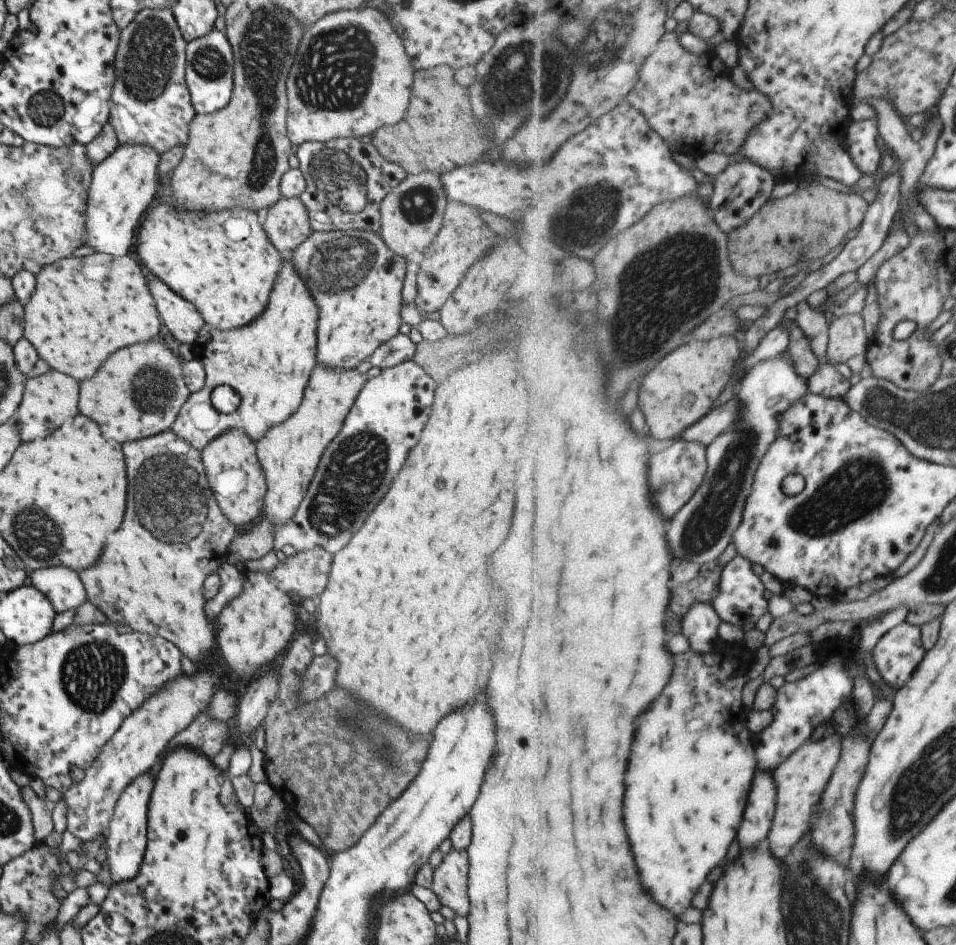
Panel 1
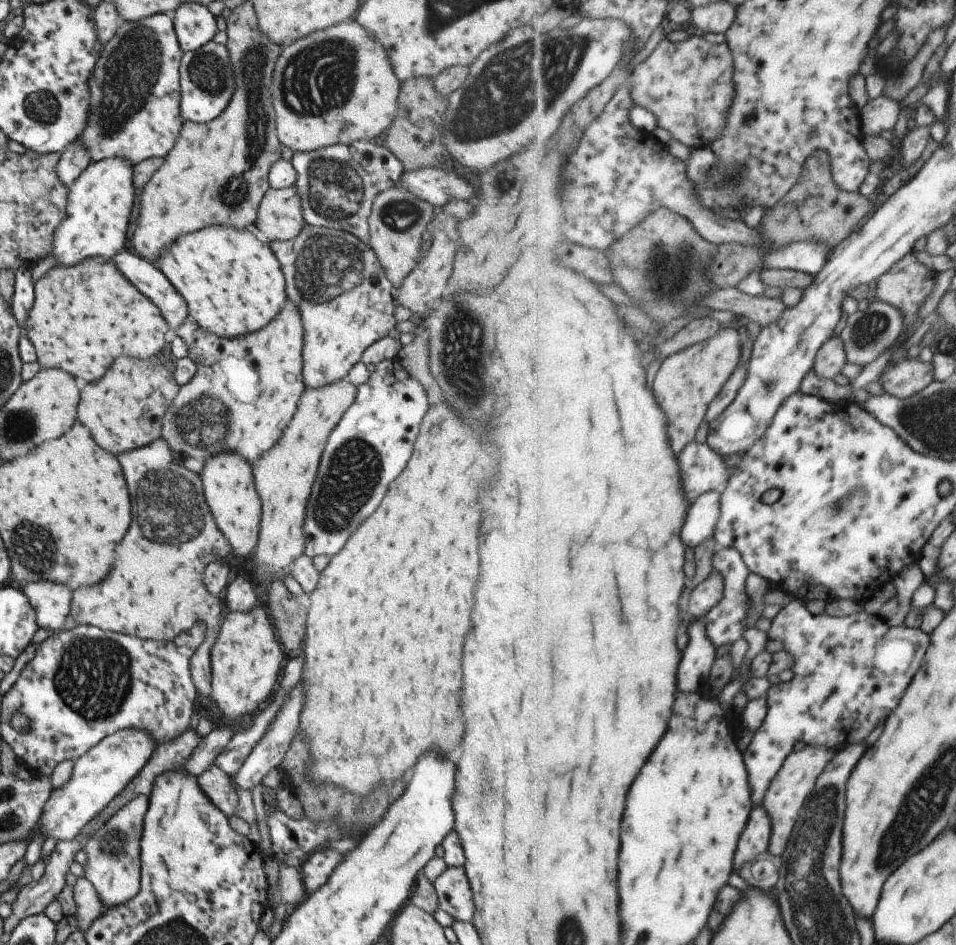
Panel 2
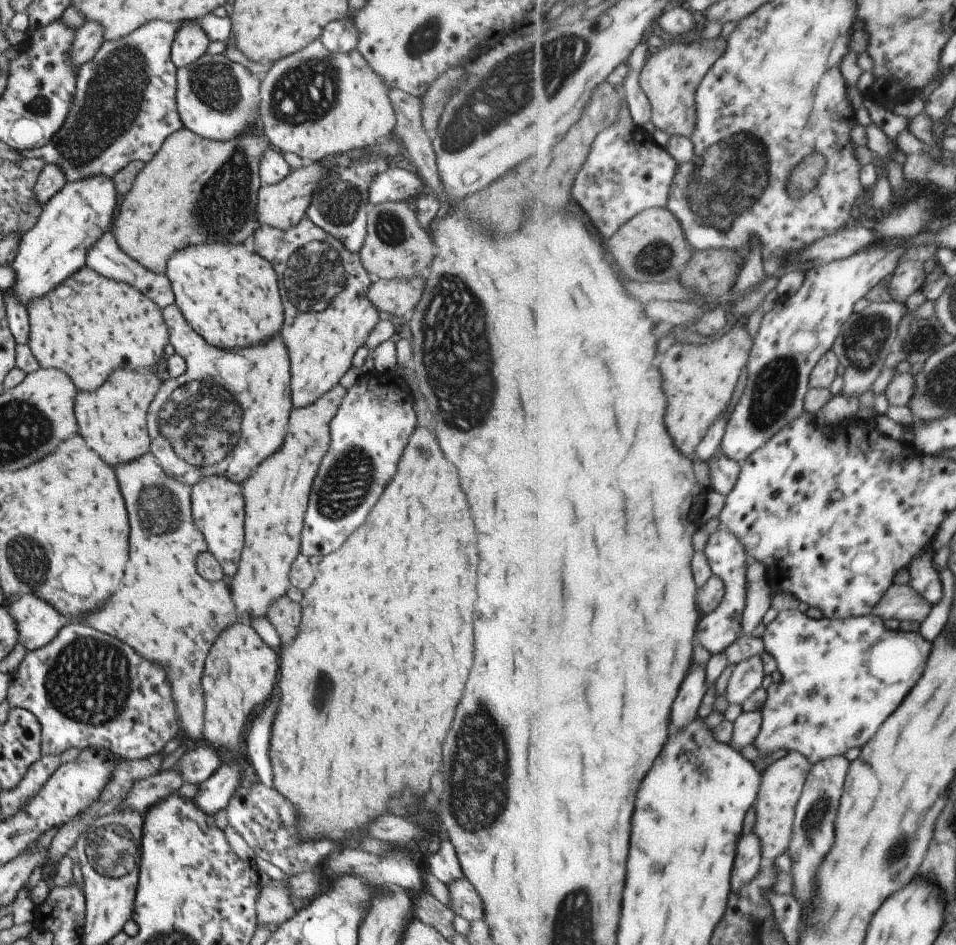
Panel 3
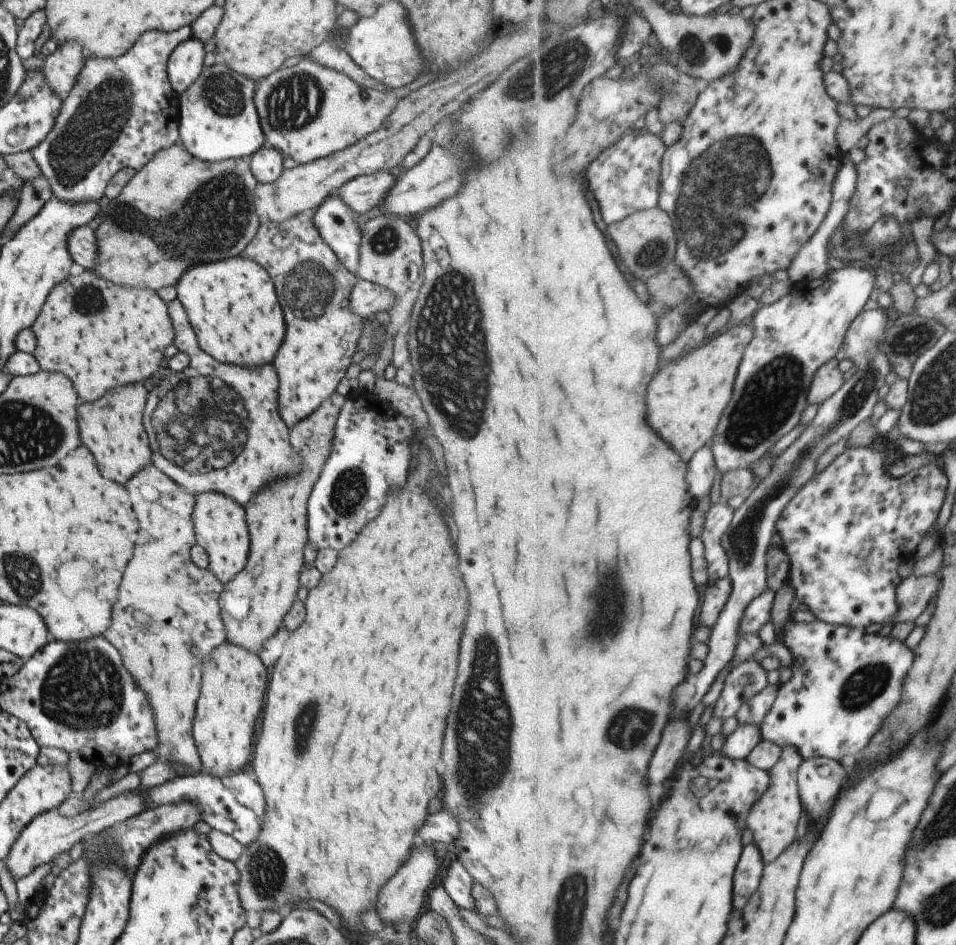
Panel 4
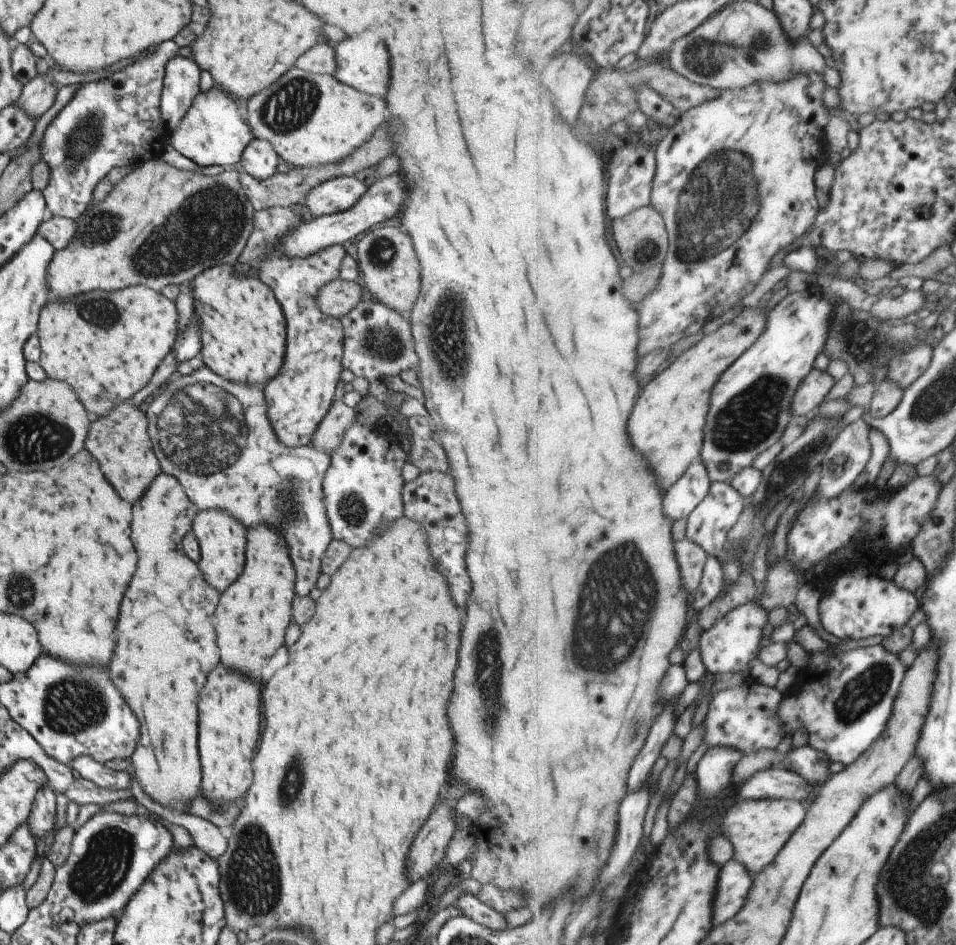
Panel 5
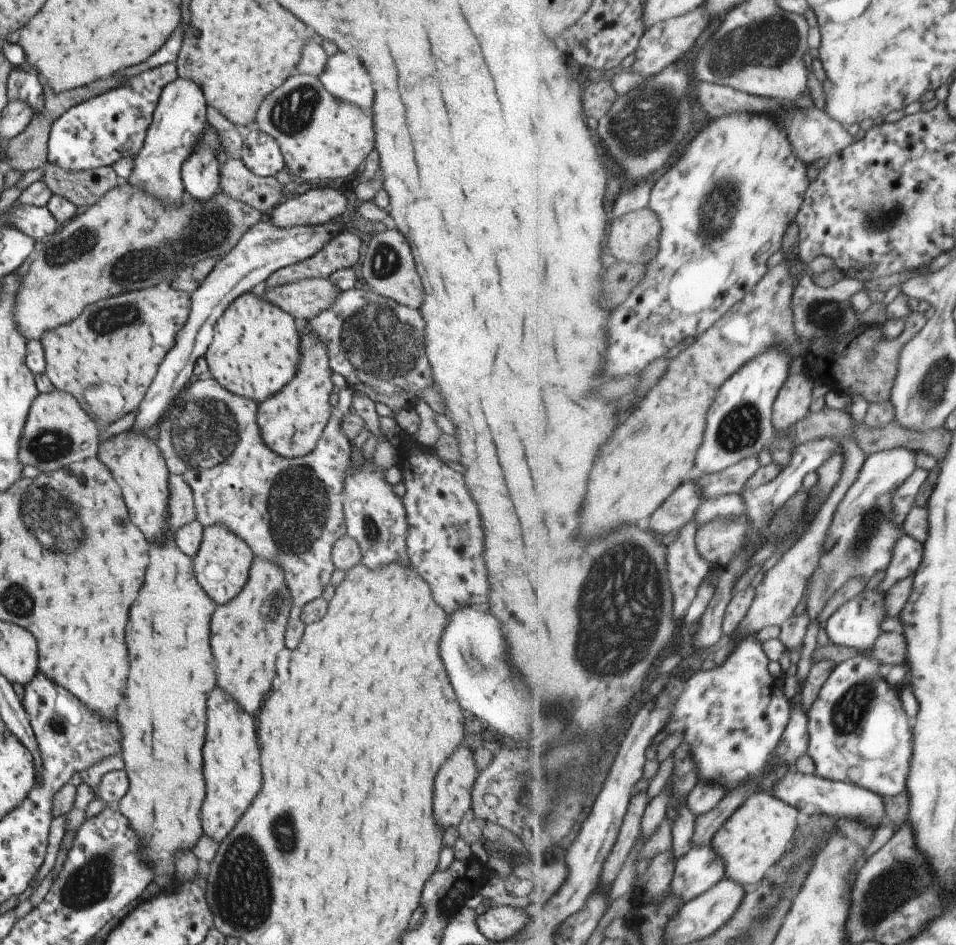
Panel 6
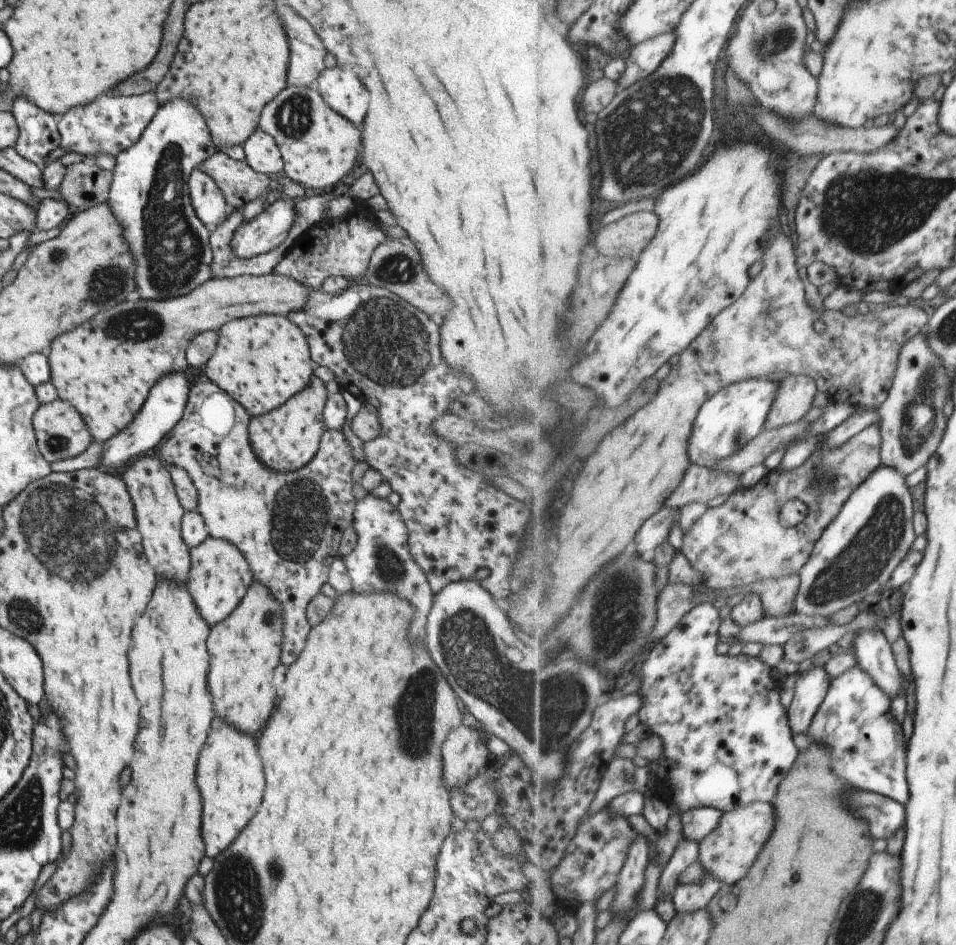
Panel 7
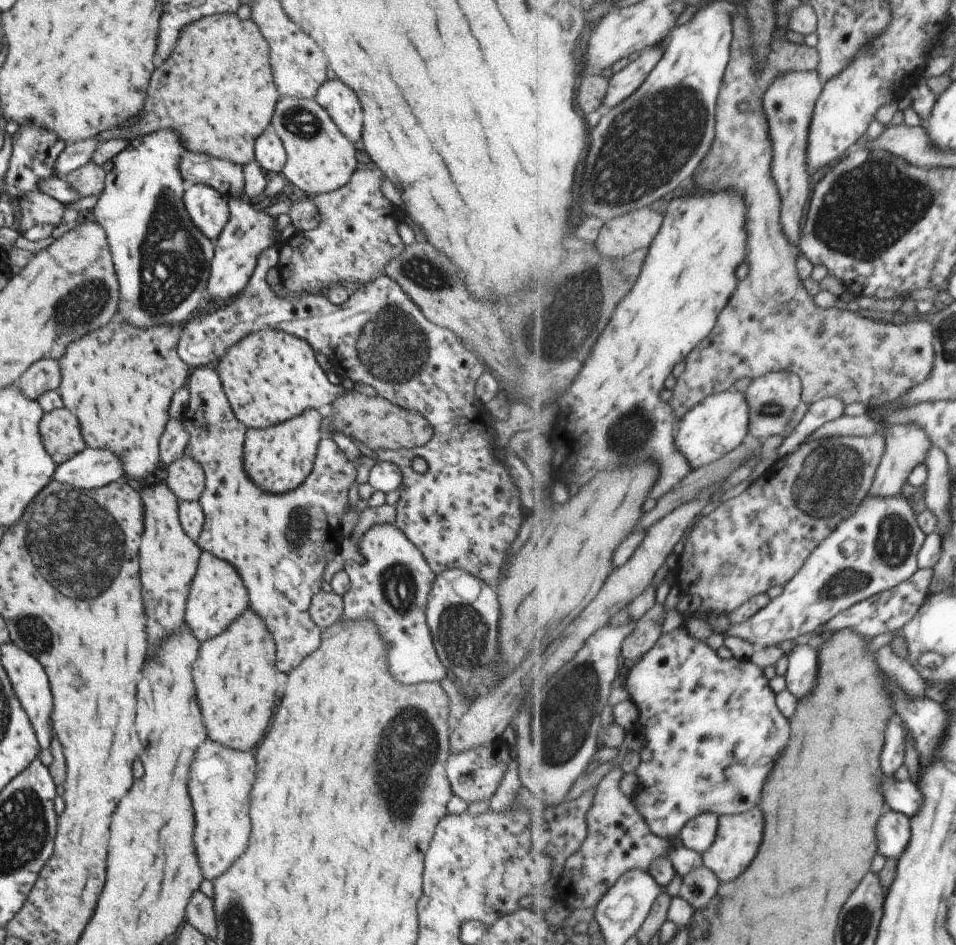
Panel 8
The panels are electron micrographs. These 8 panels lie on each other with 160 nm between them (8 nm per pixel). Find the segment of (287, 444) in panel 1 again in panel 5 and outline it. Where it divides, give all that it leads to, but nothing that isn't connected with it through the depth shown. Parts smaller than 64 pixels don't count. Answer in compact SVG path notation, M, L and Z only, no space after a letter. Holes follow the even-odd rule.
M333 400L325 416L313 430L308 445L318 451L330 453L338 444L345 429L355 418L354 409L347 407L342 401ZM251 525L245 528L246 543L244 550L244 565L239 576L220 592L217 608L215 608L215 634L217 634L217 648L219 648L219 662L227 668L239 670L251 678L263 683L261 676L265 662L273 652L283 644L285 628L290 623L292 615L292 598L294 591L294 570L288 555L288 546L284 538L276 533L271 525Z

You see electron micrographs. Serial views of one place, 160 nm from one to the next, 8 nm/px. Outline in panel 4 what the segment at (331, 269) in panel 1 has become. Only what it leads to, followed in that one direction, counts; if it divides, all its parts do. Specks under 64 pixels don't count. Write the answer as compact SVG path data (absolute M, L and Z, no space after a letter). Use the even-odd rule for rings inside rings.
M311 212L296 214L280 223L260 219L253 238L247 243L240 255L255 261L267 271L273 281L278 305L284 316L284 337L275 353L272 365L278 376L277 408L281 420L287 428L295 426L308 417L344 378L347 367L351 364L351 355L356 352L356 344L362 331L363 318L350 313L348 298L350 290L359 278L350 273L335 253L320 237L312 225Z

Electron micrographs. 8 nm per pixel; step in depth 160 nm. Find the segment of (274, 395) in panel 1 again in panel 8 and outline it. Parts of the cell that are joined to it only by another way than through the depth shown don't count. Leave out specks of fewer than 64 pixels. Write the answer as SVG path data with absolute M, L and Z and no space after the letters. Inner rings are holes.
M198 367L188 375L185 387L188 389L188 403L184 410L181 422L185 432L187 432L188 440L183 451L183 456L189 457L192 461L197 463L204 474L204 487L201 496L198 498L199 506L202 508L204 514L204 523L198 539L195 541L197 546L203 551L214 554L215 557L220 558L222 561L228 562L237 571L241 577L245 590L247 591L248 607L257 613L262 621L265 623L266 629L271 633L275 645L275 668L279 672L288 673L293 670L308 654L311 654L320 643L320 628L313 624L313 621L308 615L308 606L311 597L320 590L321 574L326 564L339 552L340 539L339 536L339 519L347 510L349 504L347 503L347 490L349 485L355 478L354 464L339 450L339 447L333 442L333 439L327 433L321 433L320 439L316 448L314 461L312 464L311 472L303 479L303 482L294 489L288 490L281 494L267 493L254 485L246 476L244 466L242 465L242 446L244 443L244 434L246 433L246 426L239 422L232 413L229 401L221 388L217 373L215 370L207 367Z

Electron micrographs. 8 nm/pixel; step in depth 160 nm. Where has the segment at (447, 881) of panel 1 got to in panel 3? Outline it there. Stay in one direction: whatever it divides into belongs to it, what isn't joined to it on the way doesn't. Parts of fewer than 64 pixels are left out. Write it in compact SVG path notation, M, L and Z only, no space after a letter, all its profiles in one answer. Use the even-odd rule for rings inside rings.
M465 877L451 881L446 889L448 890L448 907L454 914L467 921L482 918L481 900L477 896L477 891Z

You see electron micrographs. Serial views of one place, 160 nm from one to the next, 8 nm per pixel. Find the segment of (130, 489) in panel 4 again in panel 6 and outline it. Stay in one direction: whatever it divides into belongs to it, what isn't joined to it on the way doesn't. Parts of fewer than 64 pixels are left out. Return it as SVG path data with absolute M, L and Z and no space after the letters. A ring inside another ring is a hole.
M174 474L168 476L166 518L170 535L149 544L145 582L141 584L141 590L137 590L133 606L129 606L129 618L125 626L129 672L125 678L125 698L117 708L117 722L121 722L123 730L121 758L125 762L129 790L115 808L127 818L129 826L141 838L141 856L151 862L155 874L159 876L157 880L163 880L161 876L173 874L171 852L191 848L191 844L201 834L199 806L203 802L201 746L205 738L205 694L215 684L215 662L209 650L209 618L216 604L205 596L205 592L195 582L192 560L174 543L176 530L196 518L191 489L181 476Z

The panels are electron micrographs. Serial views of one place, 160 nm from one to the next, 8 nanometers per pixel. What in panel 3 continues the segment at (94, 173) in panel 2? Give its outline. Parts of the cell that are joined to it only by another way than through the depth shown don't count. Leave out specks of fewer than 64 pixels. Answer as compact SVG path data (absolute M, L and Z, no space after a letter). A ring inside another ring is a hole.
M101 175L66 182L53 196L50 196L43 204L37 222L20 238L17 254L9 266L15 273L14 283L9 288L14 292L14 297L26 306L29 300L47 294L77 269L85 266L87 251L100 240L105 231L110 230L118 202L112 178Z

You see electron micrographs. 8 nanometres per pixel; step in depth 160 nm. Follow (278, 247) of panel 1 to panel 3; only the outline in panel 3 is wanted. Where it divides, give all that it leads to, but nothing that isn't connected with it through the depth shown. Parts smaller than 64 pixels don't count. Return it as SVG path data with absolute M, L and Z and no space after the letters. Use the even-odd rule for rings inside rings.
M315 163L304 164L283 180L272 185L260 185L256 194L256 221L280 231L295 226L306 214L314 186L322 182L321 169Z

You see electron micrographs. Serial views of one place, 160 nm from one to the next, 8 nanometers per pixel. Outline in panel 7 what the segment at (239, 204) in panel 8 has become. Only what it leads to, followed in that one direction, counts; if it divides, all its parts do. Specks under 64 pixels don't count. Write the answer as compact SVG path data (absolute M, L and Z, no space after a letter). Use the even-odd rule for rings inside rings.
M275 200L250 222L234 229L230 238L230 252L240 259L248 259L275 249L287 236L295 218L295 203Z

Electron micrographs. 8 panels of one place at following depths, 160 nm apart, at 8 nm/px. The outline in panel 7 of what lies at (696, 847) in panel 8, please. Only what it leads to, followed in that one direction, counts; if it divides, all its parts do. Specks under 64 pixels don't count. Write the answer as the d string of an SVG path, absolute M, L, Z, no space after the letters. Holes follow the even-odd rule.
M703 805L686 810L682 816L684 838L701 842L719 826L722 814L718 808Z

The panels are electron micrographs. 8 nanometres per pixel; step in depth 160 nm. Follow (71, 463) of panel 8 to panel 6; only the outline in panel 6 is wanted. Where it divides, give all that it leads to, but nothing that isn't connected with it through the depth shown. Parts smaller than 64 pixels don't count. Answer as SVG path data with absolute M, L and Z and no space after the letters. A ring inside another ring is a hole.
M264 217L250 226L237 244L215 263L204 280L189 293L188 317L176 334L173 346L170 346L159 363L147 392L136 408L135 422L131 429L144 434L145 430L158 423L164 410L180 390L187 386L195 361L204 354L211 342L214 322L234 298L261 287L264 280L277 269L313 256L339 232L343 232L341 223L333 219L313 226L278 227Z

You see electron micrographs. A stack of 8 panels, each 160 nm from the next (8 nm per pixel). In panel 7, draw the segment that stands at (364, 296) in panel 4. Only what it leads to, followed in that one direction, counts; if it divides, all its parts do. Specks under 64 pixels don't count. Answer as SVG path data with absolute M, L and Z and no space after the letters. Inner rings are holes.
M241 275L231 278L207 279L179 296L161 300L136 298L119 302L103 312L97 312L89 322L67 333L57 335L47 350L49 382L55 387L57 398L67 401L81 415L93 441L106 441L124 429L140 410L153 383L165 373L184 371L188 364L185 349L191 339L202 331L216 331L231 319L251 315L283 315L298 311L313 289L285 275Z

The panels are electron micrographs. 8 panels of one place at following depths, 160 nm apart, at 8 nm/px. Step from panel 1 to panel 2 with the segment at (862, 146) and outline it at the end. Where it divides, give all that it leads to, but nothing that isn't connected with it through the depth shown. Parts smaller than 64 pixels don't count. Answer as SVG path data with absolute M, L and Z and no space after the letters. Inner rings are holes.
M881 96L878 99L871 99L862 109L860 117L864 136L874 137L882 134L883 131L894 130L898 122L901 103Z

